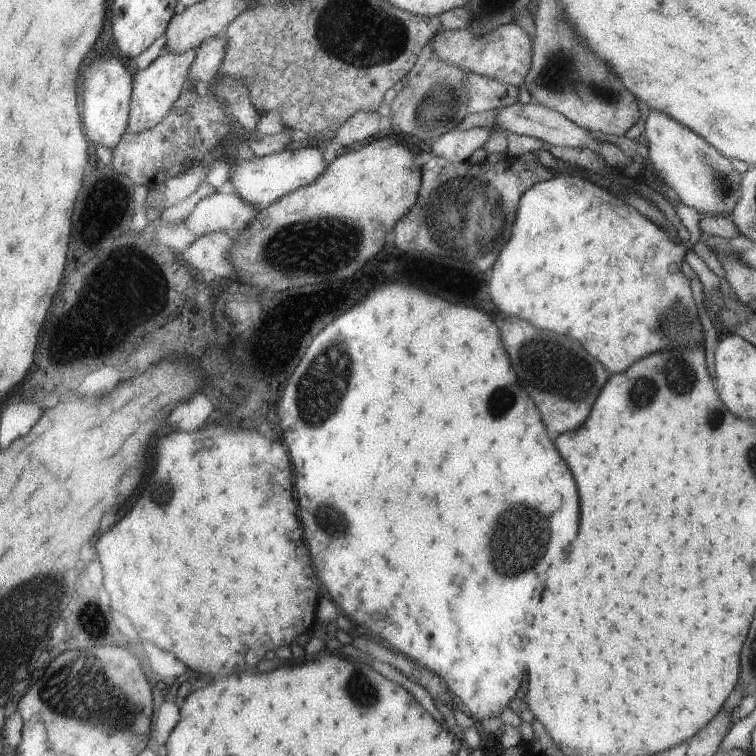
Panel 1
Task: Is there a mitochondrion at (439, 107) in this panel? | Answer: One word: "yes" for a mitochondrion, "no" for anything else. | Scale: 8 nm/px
yes

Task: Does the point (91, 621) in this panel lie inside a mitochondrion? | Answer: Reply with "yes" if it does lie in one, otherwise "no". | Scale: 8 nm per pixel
yes

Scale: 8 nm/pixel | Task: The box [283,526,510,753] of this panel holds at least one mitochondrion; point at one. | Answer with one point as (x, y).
(362, 691)

